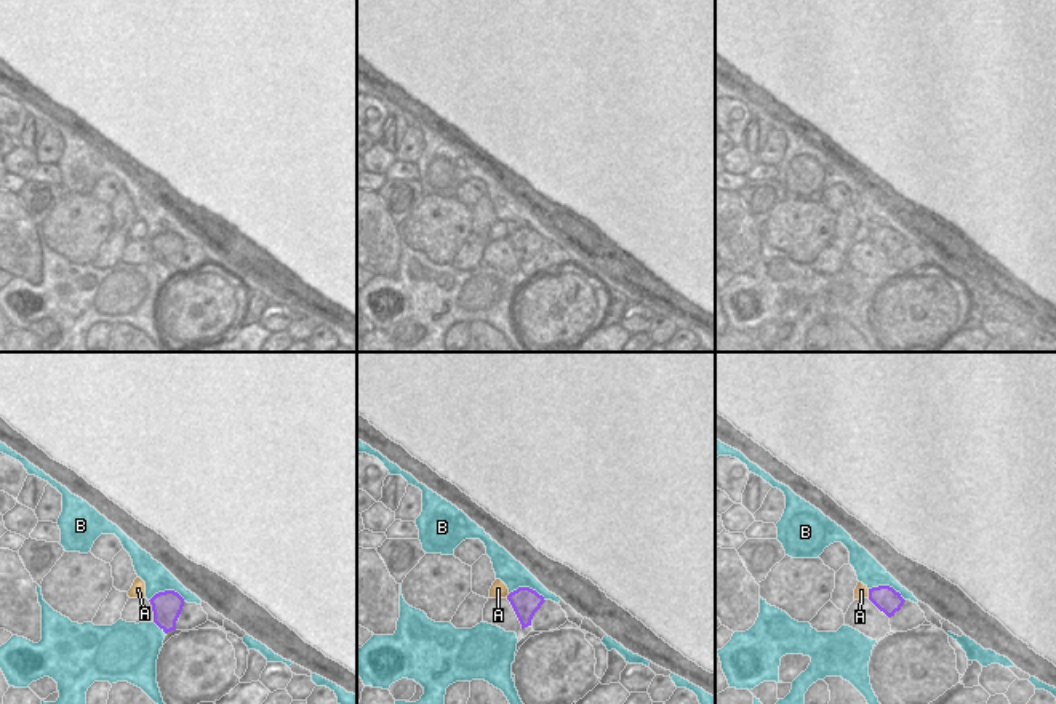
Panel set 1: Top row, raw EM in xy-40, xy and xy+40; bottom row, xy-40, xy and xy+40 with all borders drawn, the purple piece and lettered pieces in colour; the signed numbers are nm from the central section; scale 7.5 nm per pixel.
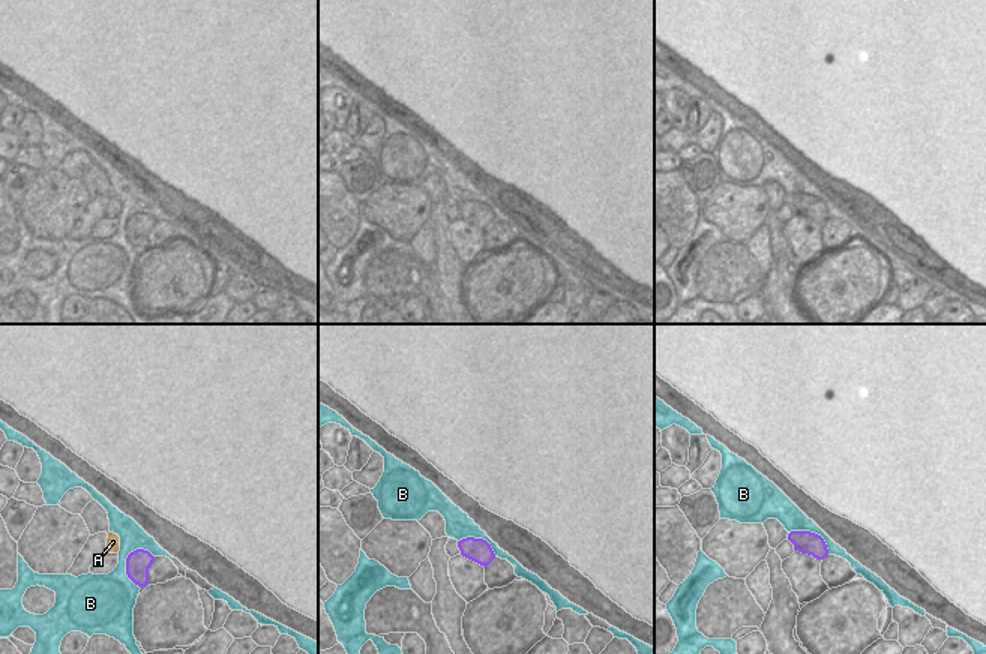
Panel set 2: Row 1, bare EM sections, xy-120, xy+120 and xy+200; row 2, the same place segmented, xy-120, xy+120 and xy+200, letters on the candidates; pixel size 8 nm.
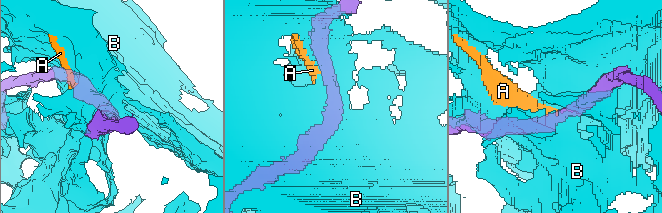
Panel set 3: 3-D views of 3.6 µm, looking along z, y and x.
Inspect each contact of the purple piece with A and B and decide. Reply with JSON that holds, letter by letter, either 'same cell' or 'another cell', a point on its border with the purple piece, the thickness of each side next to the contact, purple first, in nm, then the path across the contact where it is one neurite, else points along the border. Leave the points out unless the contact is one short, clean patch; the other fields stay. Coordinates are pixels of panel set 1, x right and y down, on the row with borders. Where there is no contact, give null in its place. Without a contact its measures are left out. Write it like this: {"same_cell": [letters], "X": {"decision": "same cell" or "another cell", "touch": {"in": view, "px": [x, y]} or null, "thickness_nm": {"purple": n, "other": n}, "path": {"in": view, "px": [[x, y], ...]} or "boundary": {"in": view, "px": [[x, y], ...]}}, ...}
{"same_cell": [], "A": {"decision": "another cell", "touch": {"in": "xy+40", "px": [869, 594]}, "thickness_nm": {"purple": 190, "other": 110}, "boundary": {"in": "xy+40", "px": [[868, 589], [869, 597]]}}, "B": {"decision": "another cell", "touch": {"in": "xy", "px": [528, 588]}, "thickness_nm": {"purple": 220, "other": 200}}}

